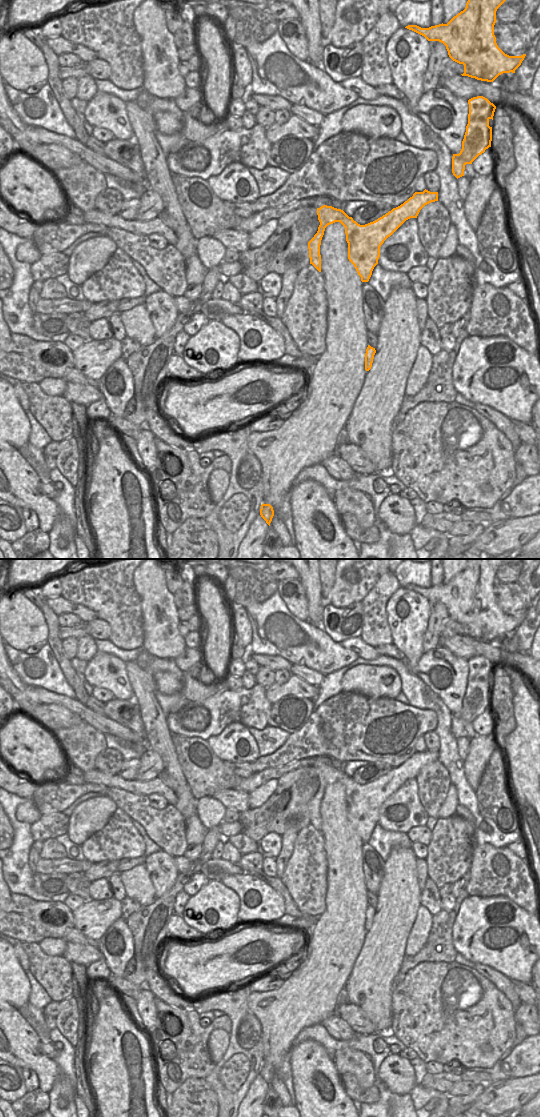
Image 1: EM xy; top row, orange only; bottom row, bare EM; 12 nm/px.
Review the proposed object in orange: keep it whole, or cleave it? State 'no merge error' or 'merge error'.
no merge error

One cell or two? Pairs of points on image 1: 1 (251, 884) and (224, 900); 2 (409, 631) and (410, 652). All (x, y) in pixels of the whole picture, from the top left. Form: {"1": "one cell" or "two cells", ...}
{"1": "two cells", "2": "one cell"}

